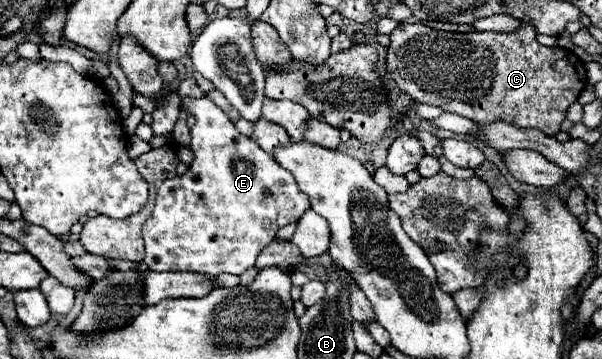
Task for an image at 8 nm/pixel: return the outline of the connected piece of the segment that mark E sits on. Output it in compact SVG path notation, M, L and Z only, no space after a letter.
M203 96L203 98L199 98L199 100L185 98L185 100L183 100L183 106L185 106L185 108L189 110L189 114L193 114L195 120L197 120L195 126L191 128L191 144L189 144L191 150L193 150L193 154L195 154L195 158L193 158L189 170L187 170L183 176L175 176L175 178L165 180L165 182L161 184L161 188L157 190L153 214L151 214L151 218L143 224L143 240L145 240L145 260L143 260L143 262L147 264L149 270L157 270L157 272L197 272L197 274L209 274L209 276L219 276L219 274L225 274L225 272L227 272L227 274L243 274L247 268L255 266L257 256L259 256L261 250L275 238L275 234L277 234L277 230L279 230L281 226L287 226L287 224L291 224L291 222L297 222L297 220L305 214L305 210L309 210L309 198L307 198L305 192L301 192L301 190L297 188L297 182L293 180L293 176L291 176L287 170L283 170L283 168L273 160L271 154L267 154L265 150L261 150L261 148L257 146L257 142L253 142L251 138L243 136L243 134L233 126L233 122L227 118L227 114L225 114L221 108L217 108L207 96Z

